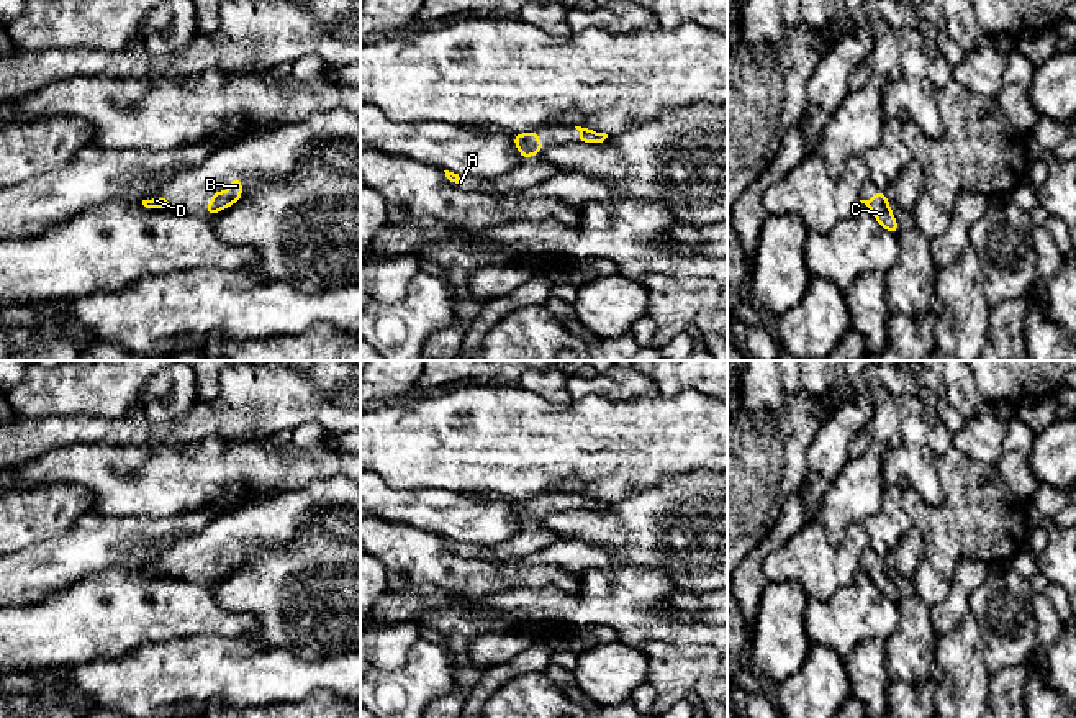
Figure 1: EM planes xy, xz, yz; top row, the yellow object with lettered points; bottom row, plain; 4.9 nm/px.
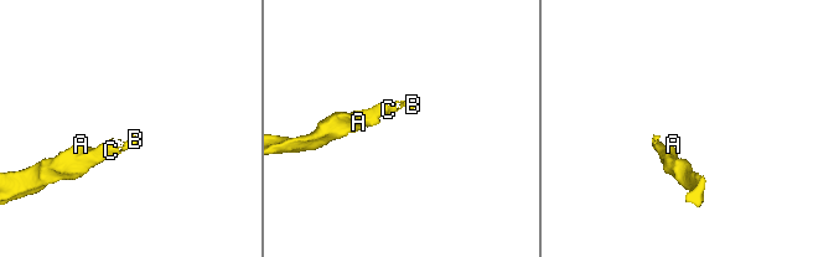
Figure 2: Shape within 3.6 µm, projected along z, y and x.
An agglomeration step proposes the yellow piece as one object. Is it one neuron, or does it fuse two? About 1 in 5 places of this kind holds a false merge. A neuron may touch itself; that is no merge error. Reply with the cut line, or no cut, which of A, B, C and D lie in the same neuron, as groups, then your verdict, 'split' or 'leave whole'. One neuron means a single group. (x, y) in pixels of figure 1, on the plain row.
cut none; groups A B C D; leave whole

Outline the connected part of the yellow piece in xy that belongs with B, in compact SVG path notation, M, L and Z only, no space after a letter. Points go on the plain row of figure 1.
M237 543L231 544L231 557L216 557L211 569L205 574L205 582L216 582L218 579L231 574L242 566L242 546Z

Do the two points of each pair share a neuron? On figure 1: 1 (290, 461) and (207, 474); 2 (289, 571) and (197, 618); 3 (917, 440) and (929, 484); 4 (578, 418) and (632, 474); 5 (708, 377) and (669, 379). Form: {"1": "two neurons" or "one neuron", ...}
{"1": "one neuron", "2": "two neurons", "3": "one neuron", "4": "one neuron", "5": "one neuron"}

